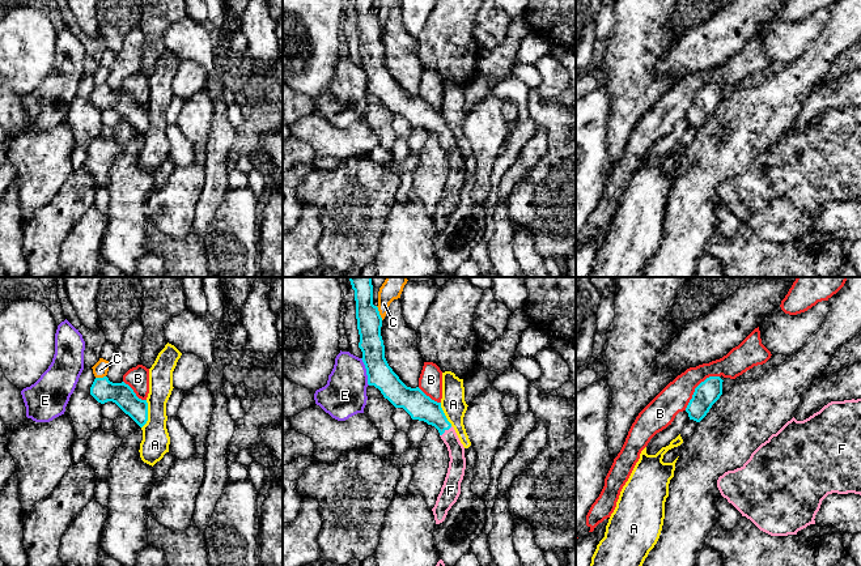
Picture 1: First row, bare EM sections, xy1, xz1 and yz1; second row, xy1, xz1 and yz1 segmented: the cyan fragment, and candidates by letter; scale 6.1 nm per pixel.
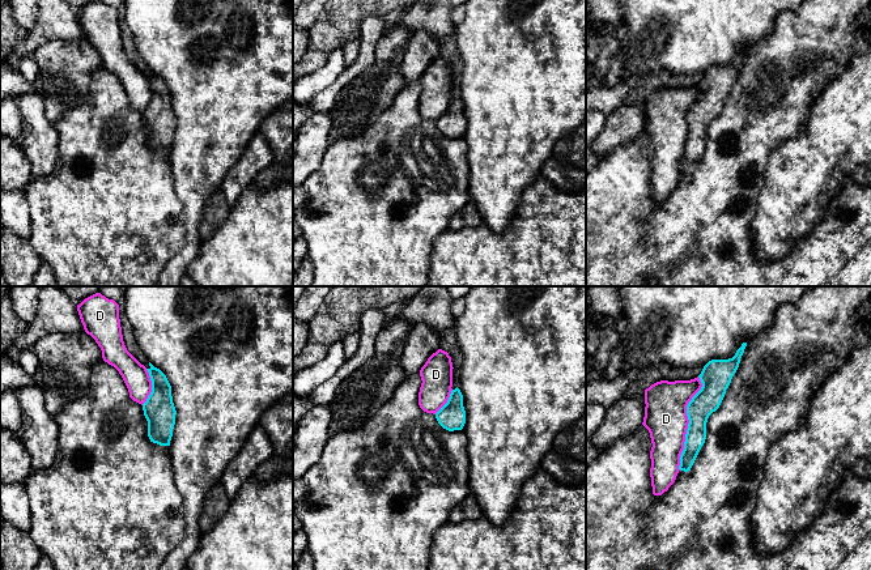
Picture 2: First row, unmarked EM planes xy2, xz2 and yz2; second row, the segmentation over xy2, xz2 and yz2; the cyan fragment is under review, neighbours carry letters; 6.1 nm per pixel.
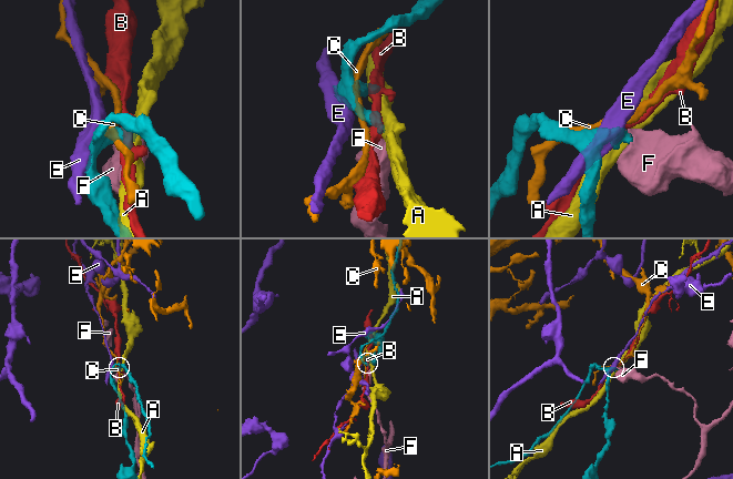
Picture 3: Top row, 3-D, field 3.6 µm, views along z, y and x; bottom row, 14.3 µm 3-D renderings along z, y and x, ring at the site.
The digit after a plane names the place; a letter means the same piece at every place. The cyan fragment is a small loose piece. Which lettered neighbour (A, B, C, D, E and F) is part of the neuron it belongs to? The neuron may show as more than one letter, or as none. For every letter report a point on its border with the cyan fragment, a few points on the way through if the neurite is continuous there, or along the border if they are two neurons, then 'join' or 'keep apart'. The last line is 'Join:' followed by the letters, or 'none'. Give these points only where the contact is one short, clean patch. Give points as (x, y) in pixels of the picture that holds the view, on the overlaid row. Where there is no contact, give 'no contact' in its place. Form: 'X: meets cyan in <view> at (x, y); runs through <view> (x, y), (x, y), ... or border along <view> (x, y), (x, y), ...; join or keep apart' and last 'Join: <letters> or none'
A: meets cyan in xy1 at (147, 415); keep apart
B: meets cyan in yz1 at (696, 387); border along yz1 (719, 375), (705, 378), (695, 388), (685, 409); keep apart
C: meets cyan in xz1 at (378, 313); keep apart
D: meets cyan in yz2 at (688, 424); keep apart
E: meets cyan in xz1 at (367, 371); keep apart
F: meets cyan in xz1 at (445, 429); runs through xz1 (420, 407), (445, 429), (456, 449), (457, 464); join
Join: F

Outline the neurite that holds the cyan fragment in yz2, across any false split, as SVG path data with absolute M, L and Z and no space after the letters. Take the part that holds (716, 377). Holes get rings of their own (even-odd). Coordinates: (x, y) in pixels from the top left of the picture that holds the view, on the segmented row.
M743 343L732 358L709 361L698 375L702 387L687 405L689 424L680 455L680 471L691 471L706 439L708 418L719 408L745 346L747 343Z

